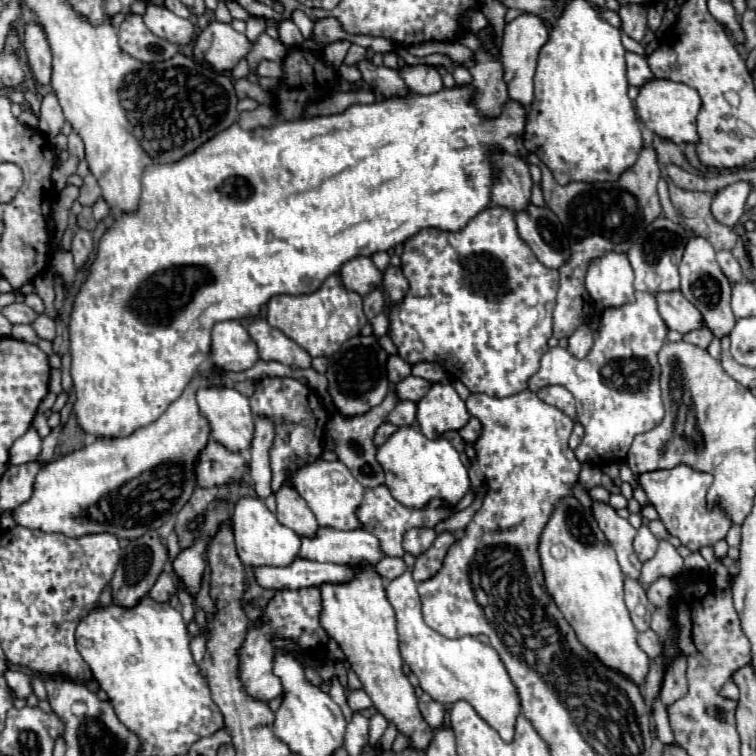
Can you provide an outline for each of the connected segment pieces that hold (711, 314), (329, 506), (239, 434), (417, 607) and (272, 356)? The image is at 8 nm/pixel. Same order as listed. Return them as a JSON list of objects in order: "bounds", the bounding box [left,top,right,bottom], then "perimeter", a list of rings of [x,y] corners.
[{"bounds":[680,237,736,337],"perimeter":[[[692,237],[686,243],[686,251],[680,263],[680,291],[702,313],[704,323],[716,337],[728,335],[736,323],[730,309],[730,281],[716,263],[716,251],[704,237]]]},{"bounds":[288,459,364,529],"perimeter":[[[316,459],[298,467],[296,471],[288,471],[288,481],[298,491],[298,495],[306,501],[310,511],[314,513],[318,525],[328,525],[334,529],[358,529],[362,527],[356,519],[356,507],[362,503],[364,487],[352,477],[348,467],[340,461],[324,461]]]},{"bounds":[196,385,254,451],"perimeter":[[[210,385],[206,389],[200,389],[196,393],[198,397],[198,407],[202,417],[206,417],[210,425],[210,437],[230,451],[246,451],[250,449],[252,435],[254,435],[254,417],[250,413],[250,399],[236,391],[234,387],[224,387],[224,385]]]},{"bounds":[386,571,520,741],"perimeter":[[[410,571],[386,585],[386,597],[396,613],[400,655],[410,671],[418,677],[422,691],[434,701],[446,705],[452,705],[458,699],[468,701],[476,713],[500,733],[504,741],[512,741],[514,721],[520,713],[520,699],[498,653],[490,645],[480,643],[476,637],[448,639],[428,627],[422,619],[422,603]]]},{"bounds":[246,317,310,369],"perimeter":[[[258,317],[246,327],[248,335],[258,345],[258,355],[264,361],[280,361],[284,365],[296,365],[300,369],[310,367],[310,355],[302,351],[292,339],[288,339],[282,331],[270,327],[266,319]]]}]

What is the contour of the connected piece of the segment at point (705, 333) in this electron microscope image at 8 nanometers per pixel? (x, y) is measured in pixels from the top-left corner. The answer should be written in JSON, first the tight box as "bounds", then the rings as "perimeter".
{"bounds":[684,325,712,349],"perimeter":[[[702,325],[702,329],[694,329],[694,331],[690,331],[690,333],[684,333],[684,341],[694,343],[694,345],[706,349],[706,347],[710,345],[710,341],[712,341],[712,333],[708,331],[706,325]]]}

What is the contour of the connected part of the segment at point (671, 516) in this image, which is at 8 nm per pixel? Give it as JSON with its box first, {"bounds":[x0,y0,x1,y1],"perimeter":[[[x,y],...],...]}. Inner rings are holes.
{"bounds":[640,465,730,551],"perimeter":[[[678,465],[666,471],[650,471],[640,475],[640,485],[648,495],[648,501],[656,507],[660,521],[666,525],[668,533],[678,537],[682,545],[692,551],[700,547],[714,547],[720,539],[726,537],[730,529],[730,519],[720,509],[706,509],[706,491],[712,483],[710,473],[700,473],[690,469],[688,465]]]}

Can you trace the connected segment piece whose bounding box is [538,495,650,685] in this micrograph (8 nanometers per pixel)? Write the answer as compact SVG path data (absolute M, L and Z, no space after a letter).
M570 495L556 503L554 513L540 535L538 551L546 589L576 631L578 639L598 655L604 665L618 669L622 675L642 685L650 657L642 653L636 643L638 631L624 605L622 571L616 561L616 553L600 531L596 519L584 511L576 497Z

